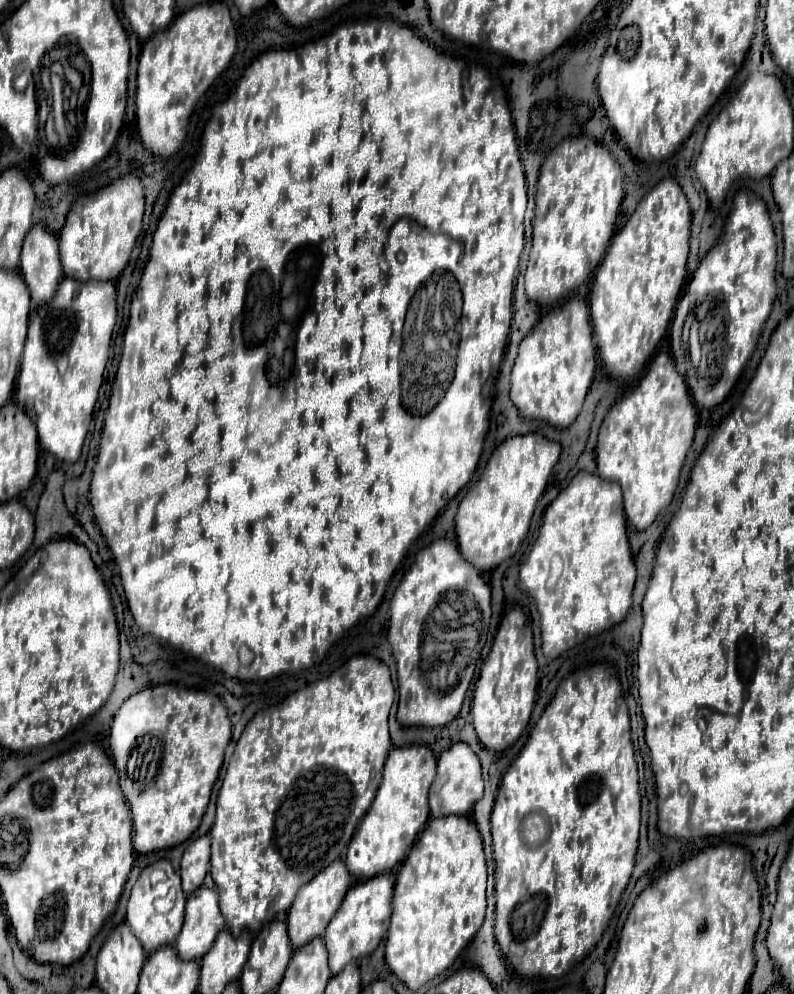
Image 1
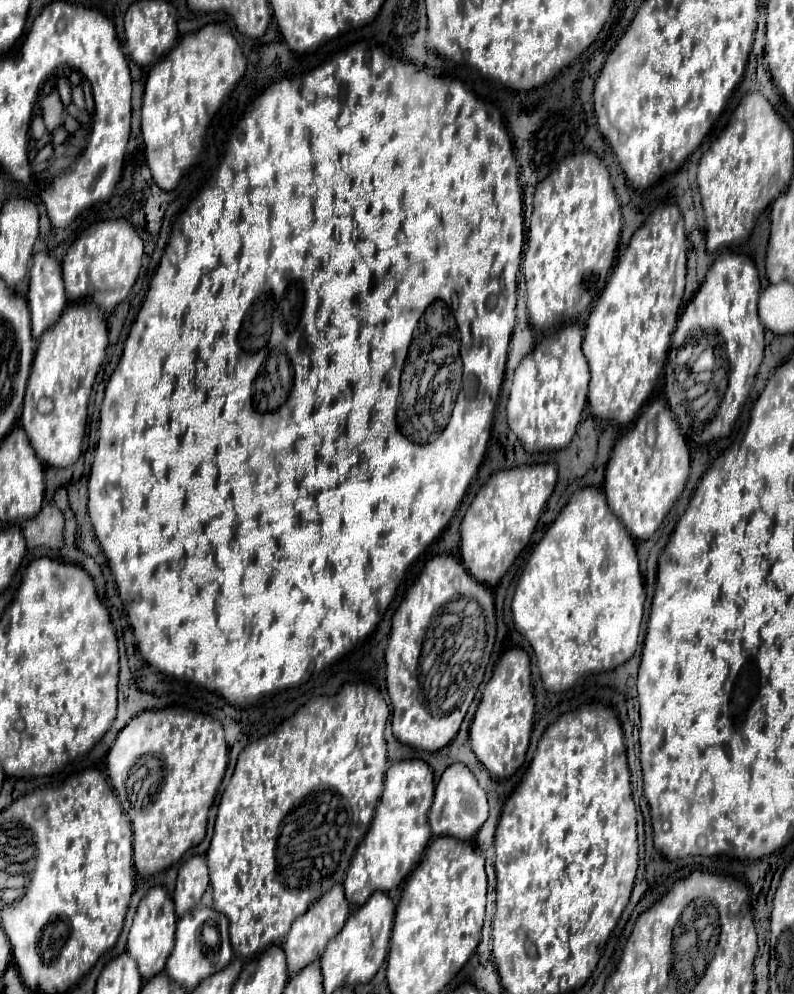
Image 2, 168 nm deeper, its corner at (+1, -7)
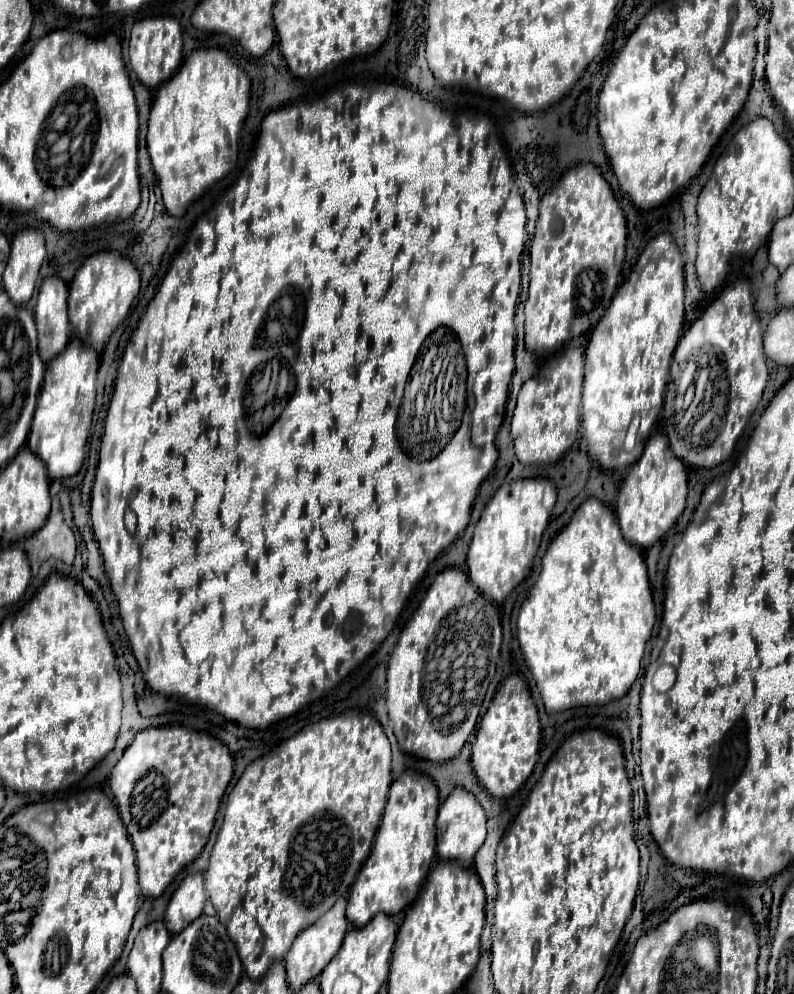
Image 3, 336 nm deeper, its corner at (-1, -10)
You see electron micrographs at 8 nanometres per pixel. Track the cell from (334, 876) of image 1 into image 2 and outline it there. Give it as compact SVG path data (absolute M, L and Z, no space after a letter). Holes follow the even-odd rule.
M337 883L337 885L333 885L333 889L329 889L329 893L321 895L321 901L315 901L301 917L297 917L297 921L293 921L289 933L285 935L285 941L283 941L283 951L285 951L287 967L291 973L297 973L305 965L319 961L329 939L333 939L343 929L349 911L351 911L349 901L345 899L341 883Z

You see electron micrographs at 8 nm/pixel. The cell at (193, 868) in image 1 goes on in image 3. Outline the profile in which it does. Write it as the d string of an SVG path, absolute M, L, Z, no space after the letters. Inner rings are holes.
M189 874L183 878L179 888L169 900L167 912L165 912L165 924L169 932L175 936L179 934L191 920L197 920L203 914L205 906L205 886L203 886L203 874Z

